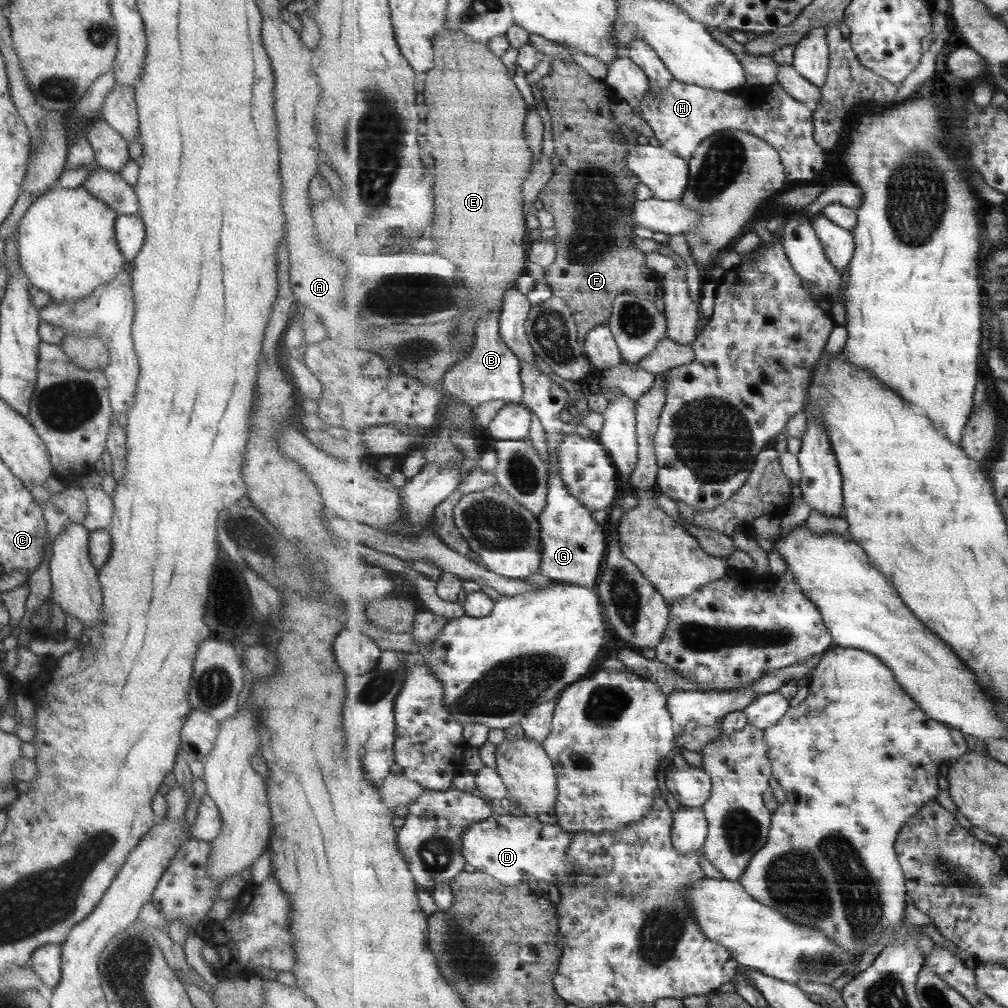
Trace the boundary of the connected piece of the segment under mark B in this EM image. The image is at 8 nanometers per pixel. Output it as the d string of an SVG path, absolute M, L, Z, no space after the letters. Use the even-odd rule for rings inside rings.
M492 312L480 320L476 343L468 357L461 360L444 376L443 387L455 397L467 401L473 408L489 400L504 400L507 404L521 404L524 399L524 380L520 358L505 344L500 333L500 312Z

